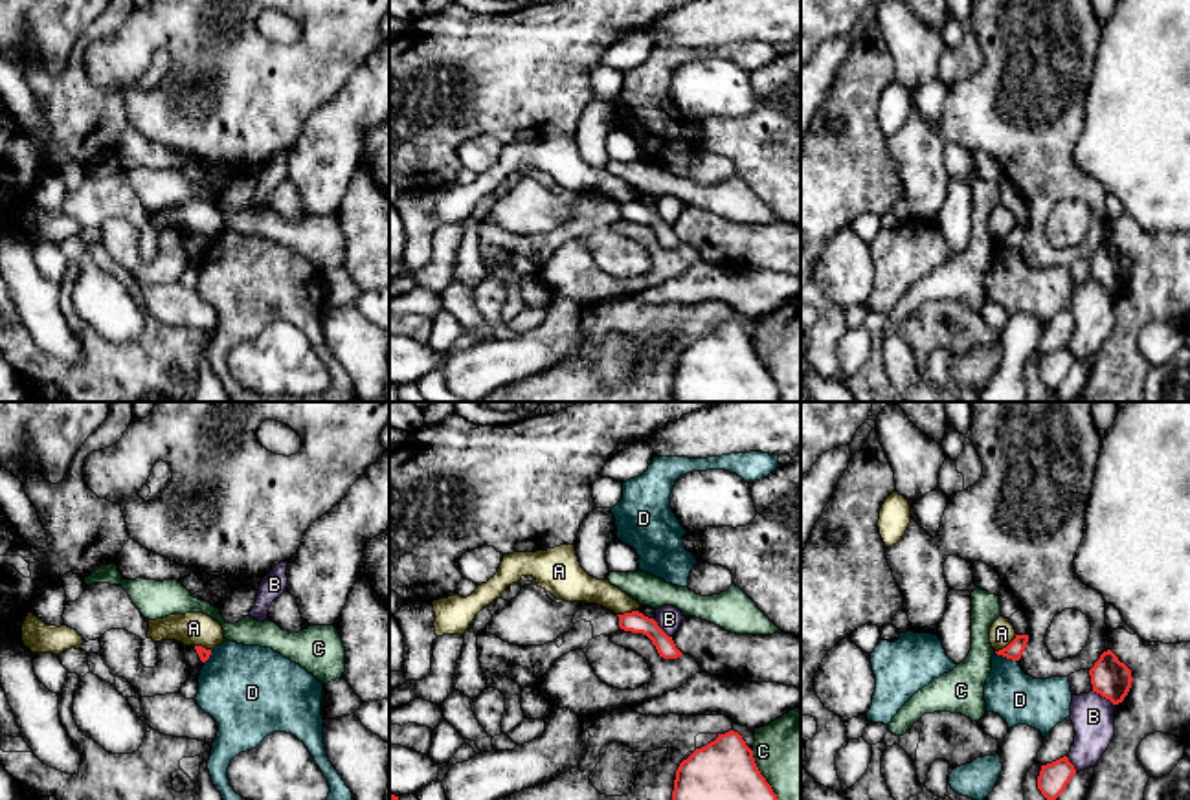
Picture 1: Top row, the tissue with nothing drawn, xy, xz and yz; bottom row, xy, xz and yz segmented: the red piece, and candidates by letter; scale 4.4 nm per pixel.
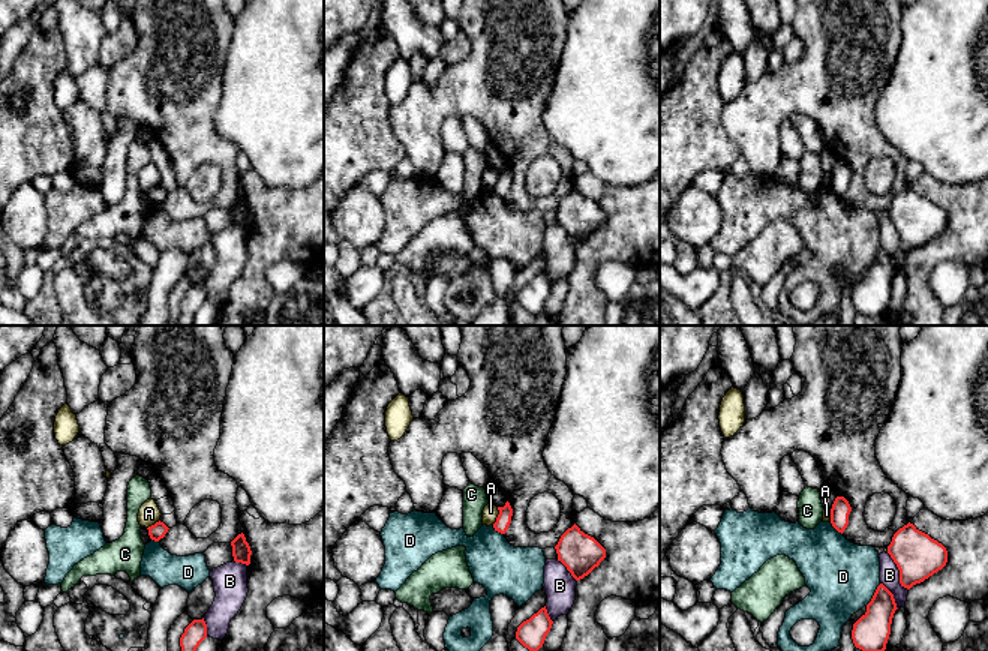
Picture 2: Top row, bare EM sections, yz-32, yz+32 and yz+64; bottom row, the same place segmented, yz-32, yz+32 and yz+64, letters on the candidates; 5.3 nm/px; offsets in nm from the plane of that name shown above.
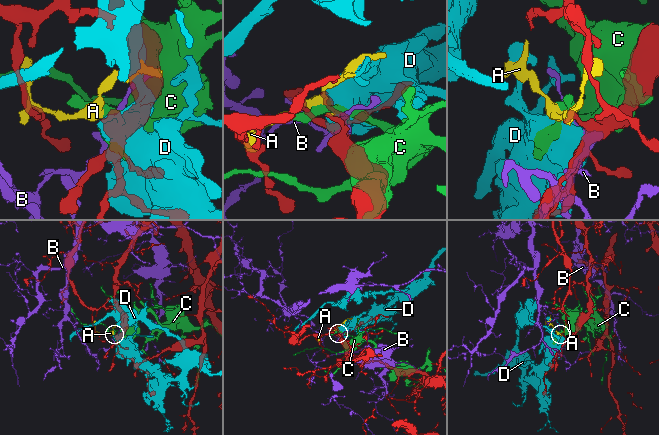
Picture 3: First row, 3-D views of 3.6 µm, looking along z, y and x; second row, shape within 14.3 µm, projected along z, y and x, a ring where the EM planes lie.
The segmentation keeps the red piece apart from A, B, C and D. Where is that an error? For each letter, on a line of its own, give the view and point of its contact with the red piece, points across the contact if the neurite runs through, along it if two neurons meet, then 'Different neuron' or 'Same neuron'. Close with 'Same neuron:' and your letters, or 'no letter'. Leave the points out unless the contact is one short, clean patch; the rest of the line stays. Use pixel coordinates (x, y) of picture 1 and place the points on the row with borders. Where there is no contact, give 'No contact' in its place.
A: Touches red at yz (1009, 644). Different neuron
B: Touches red at yz (1104, 696). Different neuron
C: Touches red at xz (761, 775). Different neuron
D: Touches red at yz (1007, 657). Different neuron
Same neuron: no letter

